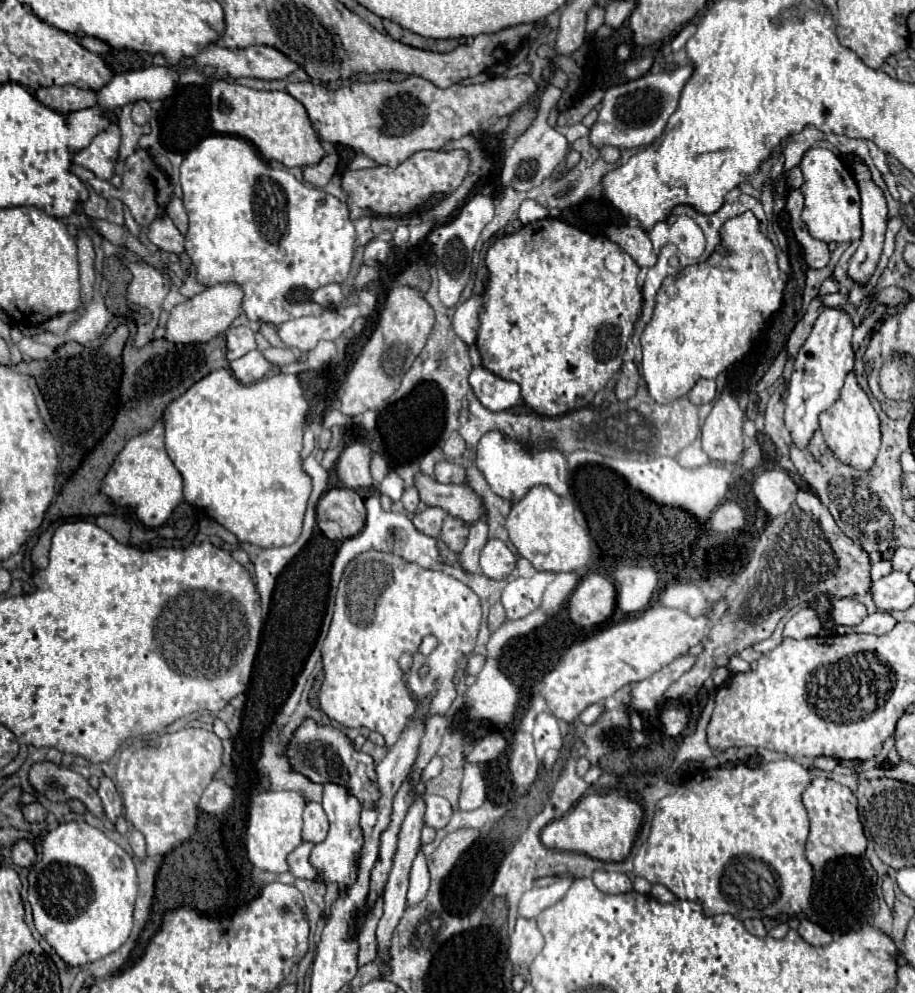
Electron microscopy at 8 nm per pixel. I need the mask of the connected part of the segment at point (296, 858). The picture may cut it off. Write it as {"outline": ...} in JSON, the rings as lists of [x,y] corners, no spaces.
{"outline":[[[303,842],[301,846],[297,846],[291,854],[289,854],[289,868],[291,874],[297,878],[317,878],[317,868],[309,862],[309,854],[313,850],[313,842]]]}

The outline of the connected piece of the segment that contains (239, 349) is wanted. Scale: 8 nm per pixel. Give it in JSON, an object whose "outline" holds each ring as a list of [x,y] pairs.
{"outline":[[[249,326],[229,328],[225,338],[227,338],[227,358],[229,360],[235,360],[235,358],[243,356],[245,352],[249,352],[249,350],[253,350],[257,346],[255,332]]]}

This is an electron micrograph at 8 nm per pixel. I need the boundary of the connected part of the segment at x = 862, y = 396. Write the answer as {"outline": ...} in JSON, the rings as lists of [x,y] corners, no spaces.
{"outline":[[[849,372],[845,378],[841,398],[829,410],[819,414],[819,428],[823,432],[825,442],[841,462],[851,464],[859,470],[869,470],[873,466],[881,448],[881,424],[877,412],[871,406],[869,396],[859,388],[853,372]]]}

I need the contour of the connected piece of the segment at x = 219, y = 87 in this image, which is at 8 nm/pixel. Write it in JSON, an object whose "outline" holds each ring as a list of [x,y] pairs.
{"outline":[[[217,80],[211,84],[211,102],[211,122],[215,132],[251,140],[267,160],[277,160],[287,168],[301,168],[317,164],[325,156],[305,106],[289,92],[259,92],[241,84]]]}

